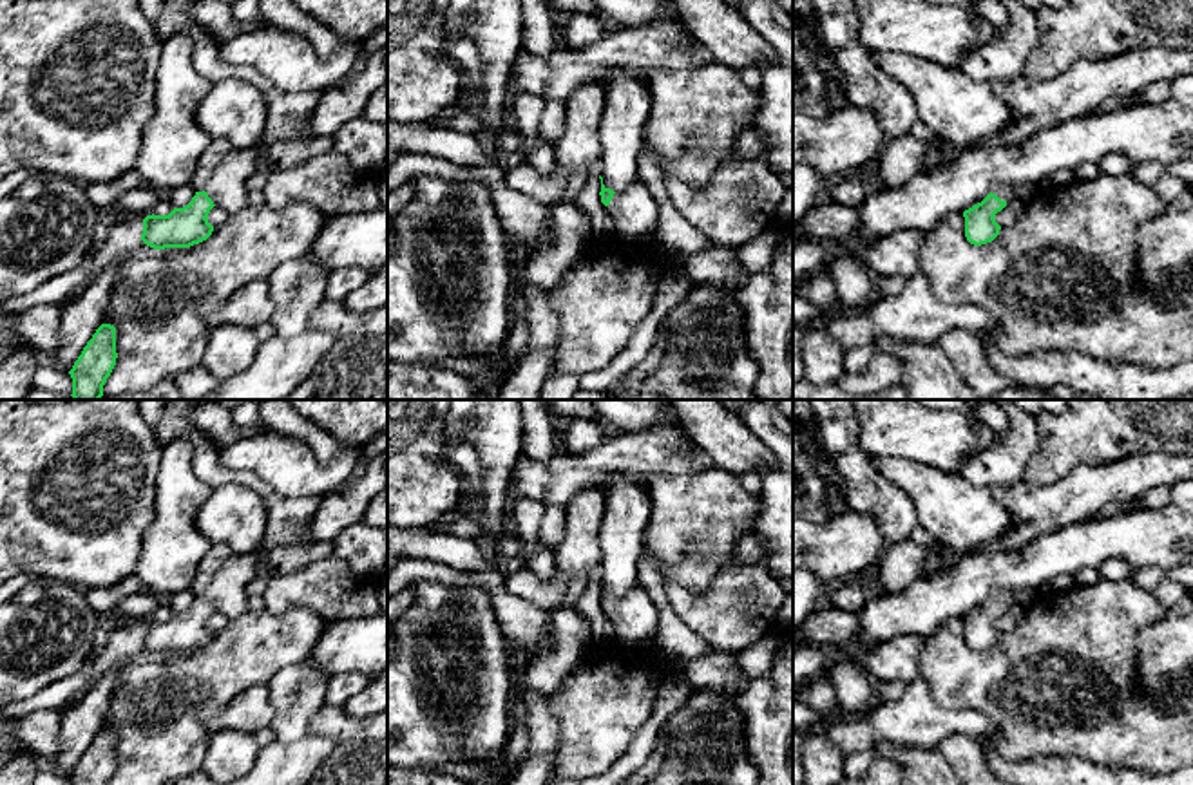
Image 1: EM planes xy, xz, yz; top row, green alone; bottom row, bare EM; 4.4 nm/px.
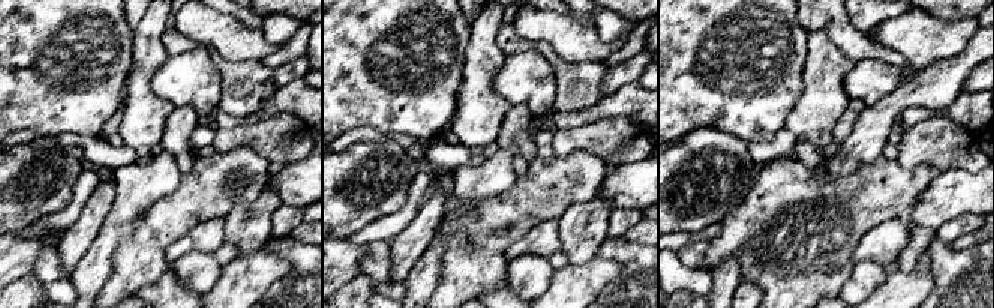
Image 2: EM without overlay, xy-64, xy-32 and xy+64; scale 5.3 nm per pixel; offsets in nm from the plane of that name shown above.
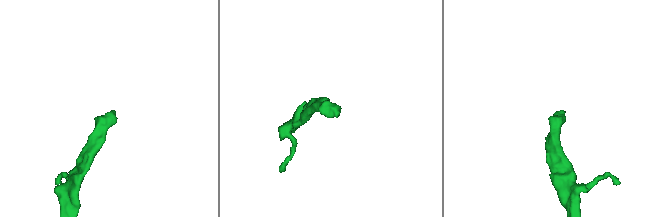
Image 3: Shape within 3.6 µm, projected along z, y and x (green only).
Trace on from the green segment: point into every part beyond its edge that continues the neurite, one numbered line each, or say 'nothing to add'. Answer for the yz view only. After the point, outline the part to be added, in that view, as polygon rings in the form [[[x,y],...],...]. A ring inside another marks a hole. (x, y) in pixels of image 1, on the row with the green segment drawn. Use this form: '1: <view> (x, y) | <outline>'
1: yz (1005, 192) | [[[994,184],[992,194],[996,194],[1001,201],[1016,199],[1016,184]]]

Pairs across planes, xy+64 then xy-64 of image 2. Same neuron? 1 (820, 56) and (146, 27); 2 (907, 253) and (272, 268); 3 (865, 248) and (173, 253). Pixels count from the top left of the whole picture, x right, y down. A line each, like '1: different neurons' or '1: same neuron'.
1: same neuron
2: different neurons
3: same neuron

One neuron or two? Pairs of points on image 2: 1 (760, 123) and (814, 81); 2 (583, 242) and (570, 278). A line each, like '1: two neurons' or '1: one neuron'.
1: two neurons
2: two neurons

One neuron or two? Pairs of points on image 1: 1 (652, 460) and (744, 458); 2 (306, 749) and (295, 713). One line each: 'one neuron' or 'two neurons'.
1: two neurons
2: two neurons

